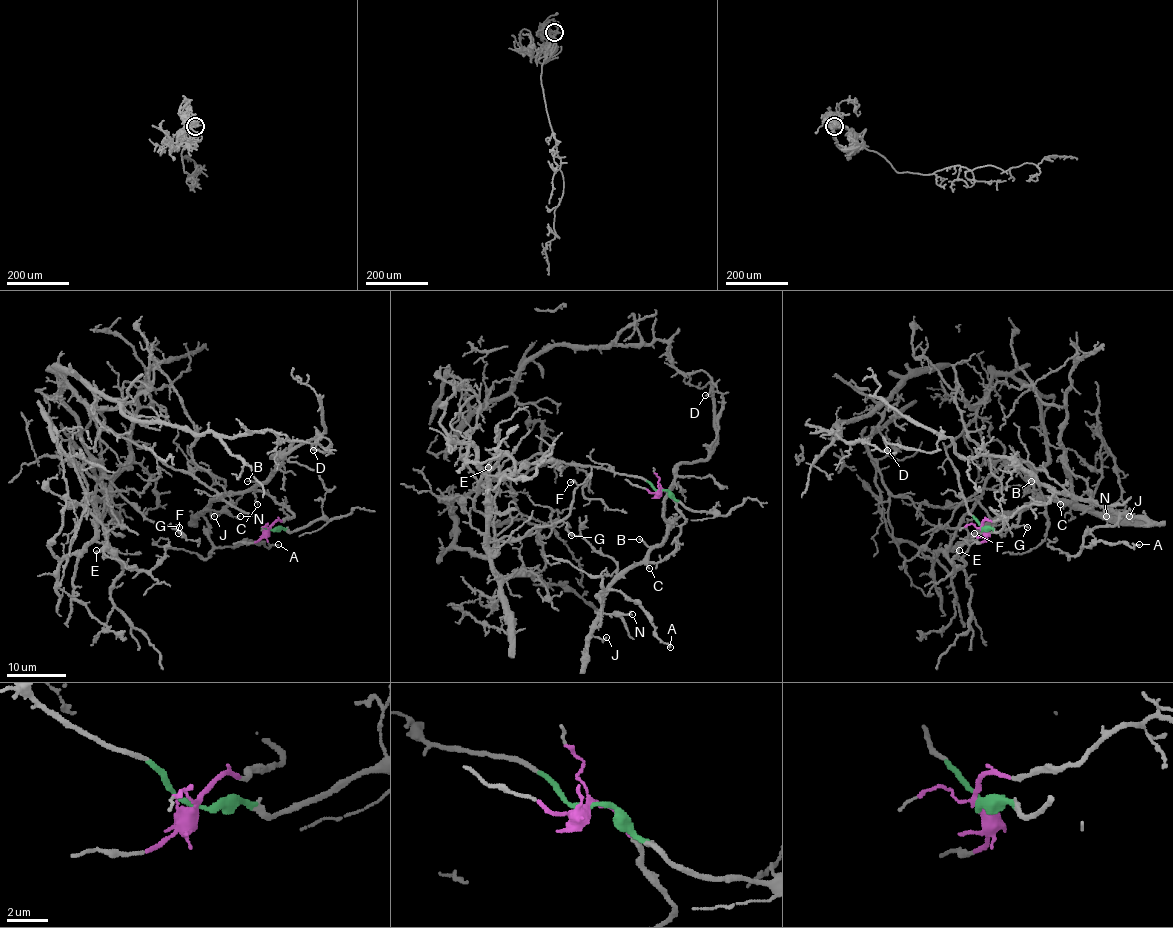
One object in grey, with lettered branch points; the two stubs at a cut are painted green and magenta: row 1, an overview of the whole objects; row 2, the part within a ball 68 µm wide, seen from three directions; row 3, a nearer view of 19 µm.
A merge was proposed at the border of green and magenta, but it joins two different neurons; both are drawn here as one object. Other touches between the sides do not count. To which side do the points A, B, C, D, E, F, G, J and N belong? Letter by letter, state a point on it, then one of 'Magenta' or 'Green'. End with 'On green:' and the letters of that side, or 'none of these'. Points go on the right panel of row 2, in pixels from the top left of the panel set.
A: Place: (1139, 544). Magenta
B: Place: (1031, 481). Magenta
C: Place: (1060, 504). Magenta
D: Place: (887, 450). Magenta
E: Place: (959, 550). Green
F: Place: (974, 533). Green
G: Place: (1027, 527). Green
J: Place: (1129, 516). Magenta
N: Place: (1106, 516). Magenta
On green: E, F, G

